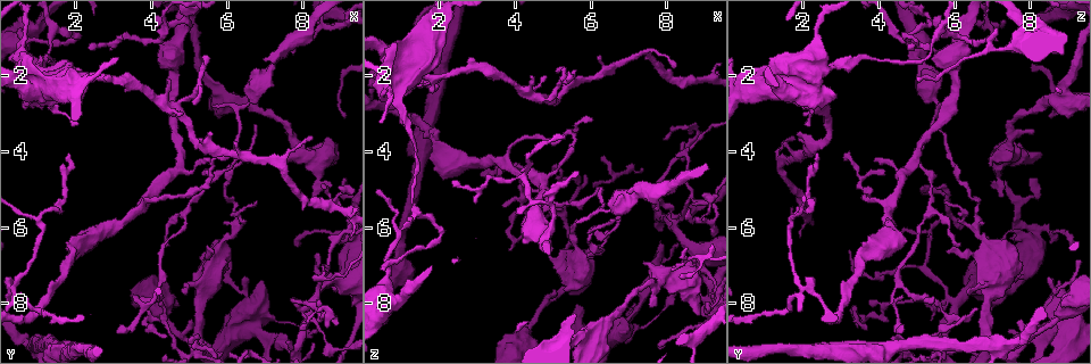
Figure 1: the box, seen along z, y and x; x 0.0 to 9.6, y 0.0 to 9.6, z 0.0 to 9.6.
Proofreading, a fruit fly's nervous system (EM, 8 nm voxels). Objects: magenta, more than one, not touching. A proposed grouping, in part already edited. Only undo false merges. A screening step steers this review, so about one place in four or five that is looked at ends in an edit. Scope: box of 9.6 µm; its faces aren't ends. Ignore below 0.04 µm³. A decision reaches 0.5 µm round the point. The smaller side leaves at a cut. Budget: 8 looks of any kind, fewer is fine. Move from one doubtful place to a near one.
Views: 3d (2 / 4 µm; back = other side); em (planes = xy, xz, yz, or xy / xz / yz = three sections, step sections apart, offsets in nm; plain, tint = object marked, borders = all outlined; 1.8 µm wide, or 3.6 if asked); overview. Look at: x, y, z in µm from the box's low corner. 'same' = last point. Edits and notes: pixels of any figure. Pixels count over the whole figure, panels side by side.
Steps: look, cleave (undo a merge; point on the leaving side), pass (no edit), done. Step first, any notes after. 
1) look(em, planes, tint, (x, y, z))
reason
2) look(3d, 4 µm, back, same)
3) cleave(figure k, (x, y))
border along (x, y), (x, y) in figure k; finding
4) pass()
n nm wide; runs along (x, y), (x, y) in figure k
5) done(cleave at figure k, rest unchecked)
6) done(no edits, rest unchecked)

look(3d, 4 µm, (5.80, 2.60, 8.85))
thick turns thin

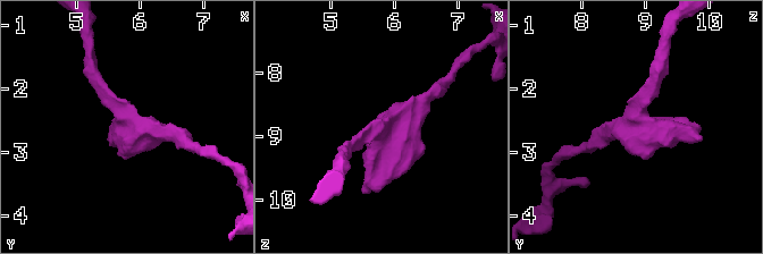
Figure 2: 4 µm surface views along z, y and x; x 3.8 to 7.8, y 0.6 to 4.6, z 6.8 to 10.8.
look(em, xz, step 16, tint, (5.85, 2.55, 8.90))

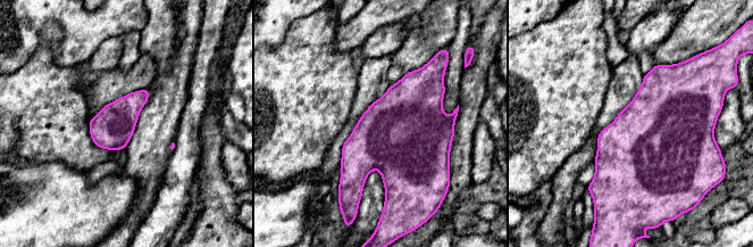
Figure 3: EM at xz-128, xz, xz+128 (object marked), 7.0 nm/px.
look(em, planes, tint, same)

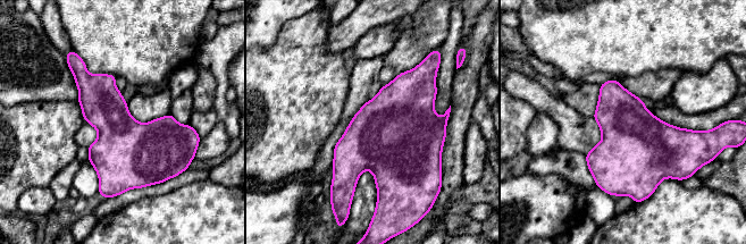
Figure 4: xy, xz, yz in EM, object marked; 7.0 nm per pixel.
pass()
all the same neuron

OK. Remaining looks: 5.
look(em, planes, tint, (2.05, 1.00, 6.15))
abrupt turn

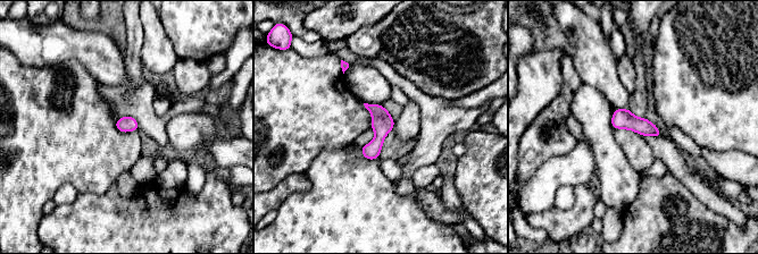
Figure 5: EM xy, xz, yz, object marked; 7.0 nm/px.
pass()
110 nm wide; continuous, no second neuron

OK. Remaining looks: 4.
look(em, planes, tint, (0.90, 1.80, 2.75))
thin neck

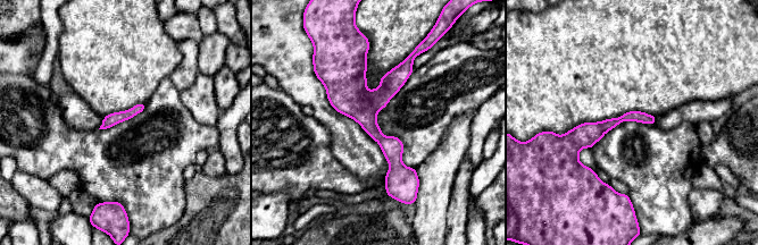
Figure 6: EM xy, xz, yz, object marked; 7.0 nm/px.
pass()
continuous, no second neuron

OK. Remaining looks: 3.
done(no edits, rest unchecked)

